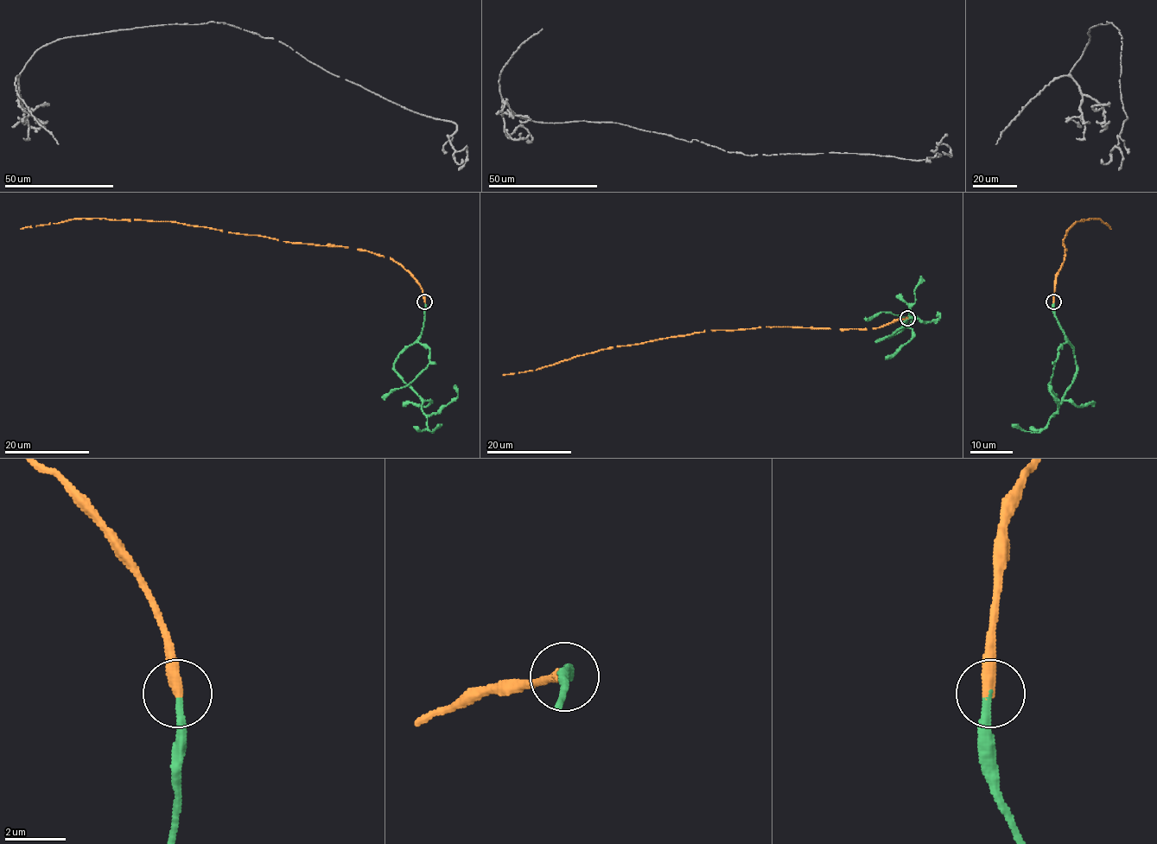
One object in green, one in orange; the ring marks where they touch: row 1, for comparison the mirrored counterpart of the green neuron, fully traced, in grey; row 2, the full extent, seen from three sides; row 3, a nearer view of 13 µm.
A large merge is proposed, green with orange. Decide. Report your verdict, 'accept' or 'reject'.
accept

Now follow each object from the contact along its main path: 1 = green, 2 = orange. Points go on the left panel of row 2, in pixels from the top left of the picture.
1: (425, 301), (422, 330), (398, 355), (394, 371), (420, 397), (428, 428), (432, 433), (439, 424)
2: (425, 301), (418, 282), (390, 257), (358, 249), (292, 244), (167, 221), (76, 218), (20, 229)

